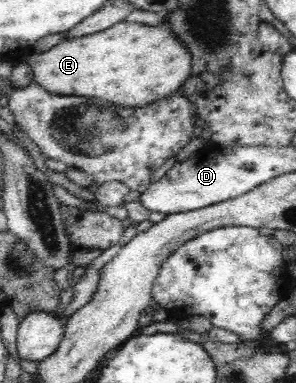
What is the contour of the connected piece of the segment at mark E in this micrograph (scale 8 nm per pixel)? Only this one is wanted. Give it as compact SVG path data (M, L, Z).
M131 19L120 21L116 25L102 31L94 33L90 37L68 38L52 47L50 51L22 56L19 61L27 63L34 72L33 81L50 93L60 93L62 95L80 95L80 97L100 97L104 101L122 105L122 107L142 107L148 103L158 101L158 97L166 97L174 93L182 83L186 82L193 72L192 59L188 49L174 39L172 33L162 27L152 27L142 25Z

